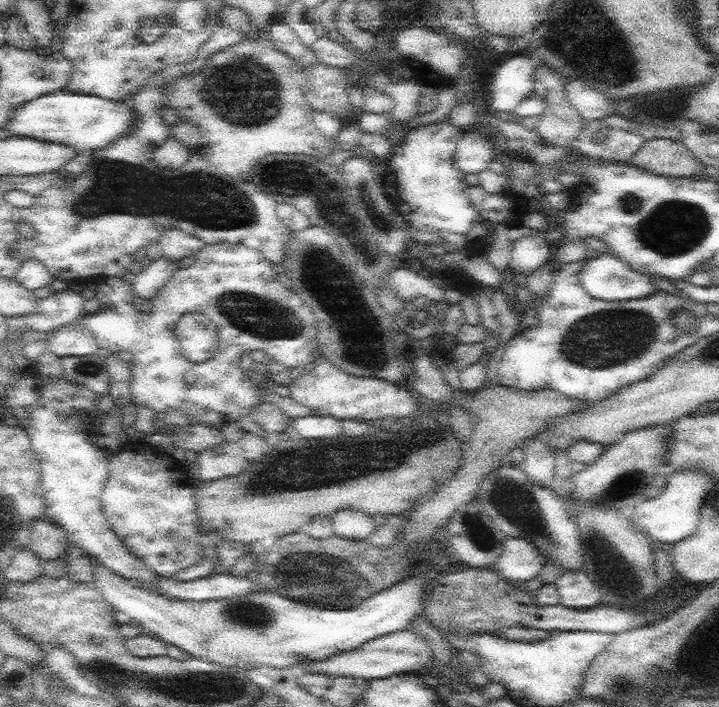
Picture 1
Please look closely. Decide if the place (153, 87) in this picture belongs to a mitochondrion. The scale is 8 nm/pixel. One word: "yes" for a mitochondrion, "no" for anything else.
no

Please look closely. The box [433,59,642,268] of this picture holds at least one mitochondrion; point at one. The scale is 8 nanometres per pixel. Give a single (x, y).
(628, 73)

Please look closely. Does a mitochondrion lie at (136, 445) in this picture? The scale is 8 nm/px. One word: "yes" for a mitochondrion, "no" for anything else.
no

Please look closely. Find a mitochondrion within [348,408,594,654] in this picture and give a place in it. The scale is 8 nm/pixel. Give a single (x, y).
(517, 506)

